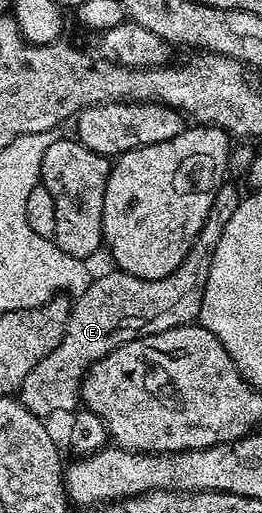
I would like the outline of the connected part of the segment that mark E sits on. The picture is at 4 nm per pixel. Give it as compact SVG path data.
M231 183L220 186L198 239L194 239L186 259L170 275L162 279L138 279L117 271L92 281L86 291L71 302L62 343L26 375L18 390L18 400L41 419L55 410L75 410L82 401L80 387L84 377L98 359L139 337L193 324L202 311L202 295L206 295L206 279L210 279L210 263L214 263L222 227L230 223L230 215L234 215L241 200L242 193Z

